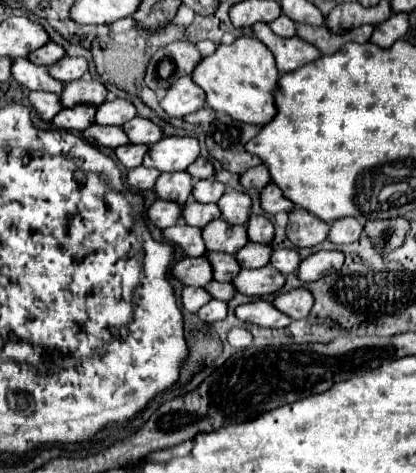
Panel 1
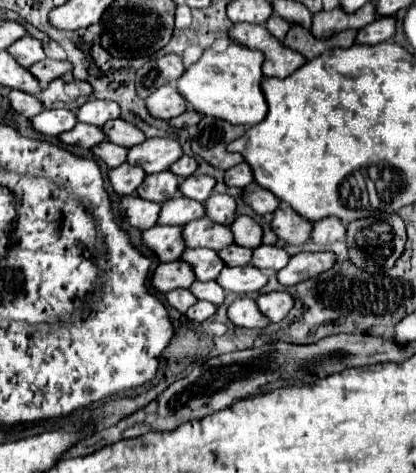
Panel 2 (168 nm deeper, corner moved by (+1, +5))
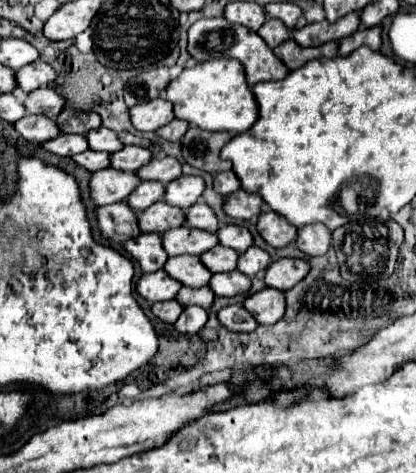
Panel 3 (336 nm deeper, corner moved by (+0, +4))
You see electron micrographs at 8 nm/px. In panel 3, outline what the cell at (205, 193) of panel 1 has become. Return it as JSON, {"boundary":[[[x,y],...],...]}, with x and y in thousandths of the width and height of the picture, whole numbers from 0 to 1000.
{"boundary":[[[430,372],[425,381],[401,389],[397,423],[411,436],[450,444],[483,419],[488,402],[493,402],[493,381],[483,372]]]}

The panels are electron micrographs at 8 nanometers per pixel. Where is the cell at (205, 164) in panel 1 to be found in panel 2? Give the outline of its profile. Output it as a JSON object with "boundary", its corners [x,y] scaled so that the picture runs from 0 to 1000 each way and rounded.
{"boundary":[[[438,328],[418,349],[409,349],[409,362],[418,362],[418,370],[423,370],[423,374],[447,378],[447,374],[457,374],[457,370],[471,362],[471,353],[476,353],[476,345],[471,345],[471,336],[466,336],[466,332]]]}

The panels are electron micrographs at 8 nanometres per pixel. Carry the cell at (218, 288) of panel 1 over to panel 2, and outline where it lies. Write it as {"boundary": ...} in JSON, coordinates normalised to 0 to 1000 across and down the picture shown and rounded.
{"boundary":[[[466,594],[466,598],[457,603],[457,619],[466,619],[471,632],[505,636],[505,641],[519,645],[519,649],[534,645],[534,636],[538,636],[538,628],[543,628],[538,611],[529,611],[529,603],[524,603],[519,594],[495,594],[495,598]]]}

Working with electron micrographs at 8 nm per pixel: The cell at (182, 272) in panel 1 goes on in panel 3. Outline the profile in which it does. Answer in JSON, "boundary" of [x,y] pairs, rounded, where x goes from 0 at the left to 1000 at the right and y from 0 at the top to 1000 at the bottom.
{"boundary":[[[377,571],[363,579],[344,579],[329,596],[329,617],[353,630],[358,638],[387,638],[387,634],[416,634],[425,617],[440,605],[430,592],[411,588],[397,571]]]}

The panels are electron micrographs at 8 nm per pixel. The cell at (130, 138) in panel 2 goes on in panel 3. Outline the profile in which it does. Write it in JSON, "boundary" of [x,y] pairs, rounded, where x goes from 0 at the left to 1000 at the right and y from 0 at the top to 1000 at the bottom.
{"boundary":[[[252,266],[214,275],[209,296],[219,300],[219,317],[243,317],[243,321],[281,321],[281,317],[291,317],[300,309],[286,296],[286,288],[272,275],[252,271]]]}

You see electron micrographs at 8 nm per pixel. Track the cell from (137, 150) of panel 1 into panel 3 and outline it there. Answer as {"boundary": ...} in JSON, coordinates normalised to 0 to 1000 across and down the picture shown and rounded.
{"boundary":[[[204,317],[195,326],[180,326],[175,338],[209,355],[214,364],[233,364],[233,359],[248,359],[248,355],[262,355],[267,351],[267,326],[262,321],[228,321],[228,317]]]}

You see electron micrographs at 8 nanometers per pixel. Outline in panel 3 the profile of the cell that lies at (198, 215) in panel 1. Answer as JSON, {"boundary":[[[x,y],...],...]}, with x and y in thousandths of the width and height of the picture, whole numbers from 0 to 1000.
{"boundary":[[[382,423],[363,440],[353,440],[334,452],[334,478],[339,478],[339,490],[382,490],[382,495],[392,495],[411,482],[440,478],[445,474],[445,452],[450,448],[440,448],[435,440],[411,436],[397,423]]]}

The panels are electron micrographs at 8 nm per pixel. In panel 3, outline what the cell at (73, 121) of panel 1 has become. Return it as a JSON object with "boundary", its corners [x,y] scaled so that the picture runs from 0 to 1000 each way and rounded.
{"boundary":[[[55,245],[46,258],[36,258],[36,275],[70,300],[103,304],[113,296],[127,296],[147,283],[137,254],[118,245]]]}

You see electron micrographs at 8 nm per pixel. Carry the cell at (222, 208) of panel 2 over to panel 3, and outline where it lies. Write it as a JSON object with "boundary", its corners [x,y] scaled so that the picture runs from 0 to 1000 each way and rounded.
{"boundary":[[[474,427],[469,436],[459,436],[459,444],[450,448],[450,478],[464,482],[483,482],[498,490],[522,490],[526,486],[526,465],[512,448],[507,436],[498,436],[493,427]]]}

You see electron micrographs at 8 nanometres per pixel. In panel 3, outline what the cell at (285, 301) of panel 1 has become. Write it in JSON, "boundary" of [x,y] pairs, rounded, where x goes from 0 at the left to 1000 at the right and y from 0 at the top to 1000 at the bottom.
{"boundary":[[[637,609],[618,622],[603,622],[584,647],[623,685],[666,685],[685,668],[685,626],[661,609]]]}

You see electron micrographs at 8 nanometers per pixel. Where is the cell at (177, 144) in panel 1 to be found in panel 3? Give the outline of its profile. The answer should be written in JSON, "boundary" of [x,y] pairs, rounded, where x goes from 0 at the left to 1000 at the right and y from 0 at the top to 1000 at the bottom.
{"boundary":[[[300,309],[296,317],[267,326],[267,355],[296,359],[296,364],[329,364],[339,351],[358,347],[368,334],[368,321],[344,309]]]}

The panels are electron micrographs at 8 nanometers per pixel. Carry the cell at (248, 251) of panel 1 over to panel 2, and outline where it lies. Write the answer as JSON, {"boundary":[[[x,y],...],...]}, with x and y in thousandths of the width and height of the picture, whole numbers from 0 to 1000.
{"boundary":[[[558,514],[543,526],[529,526],[524,543],[538,552],[543,564],[577,564],[577,560],[596,560],[601,556],[606,526],[587,526],[587,522]]]}

